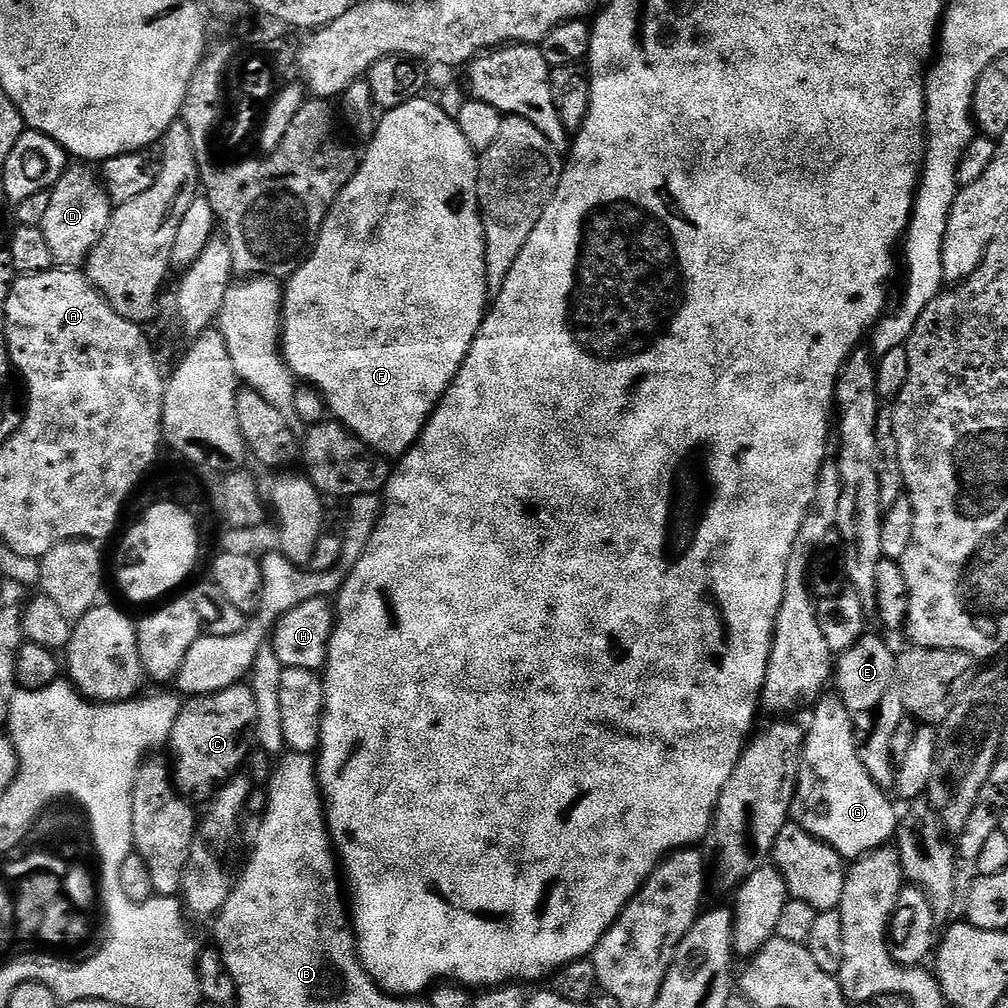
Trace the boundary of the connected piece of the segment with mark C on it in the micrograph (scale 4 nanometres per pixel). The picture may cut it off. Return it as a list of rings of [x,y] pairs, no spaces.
[[[241,682],[226,690],[218,690],[209,696],[193,696],[181,707],[178,718],[174,722],[172,737],[168,739],[167,747],[172,748],[170,767],[172,783],[177,792],[185,798],[192,796],[208,796],[224,787],[233,776],[241,771],[246,757],[250,752],[250,737],[256,723],[256,703],[251,687]]]

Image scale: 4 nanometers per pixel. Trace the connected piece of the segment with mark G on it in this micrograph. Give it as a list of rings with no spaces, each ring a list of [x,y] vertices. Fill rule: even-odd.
[[[828,695],[815,701],[812,721],[806,724],[790,816],[802,830],[851,862],[875,848],[885,847],[895,837],[898,812],[896,816],[888,801],[889,793],[873,782],[858,758],[850,714],[846,714],[844,703],[839,695]]]

